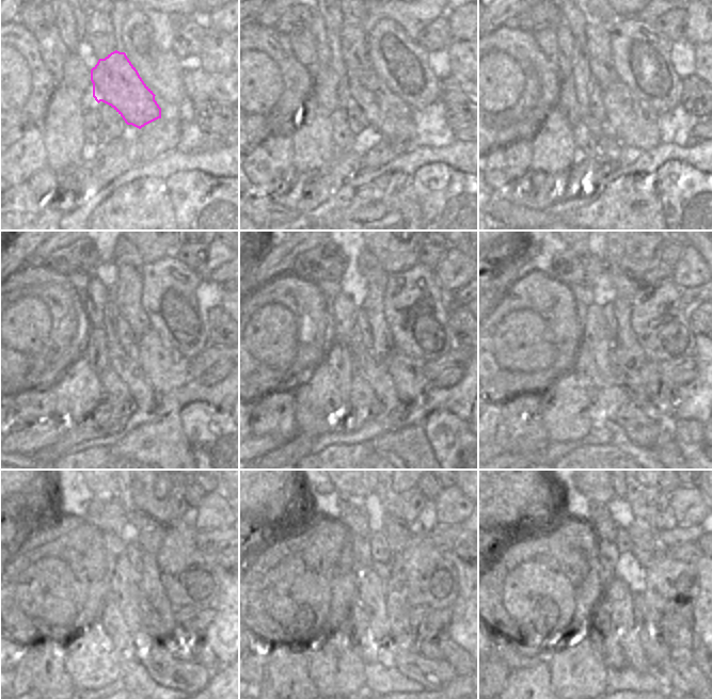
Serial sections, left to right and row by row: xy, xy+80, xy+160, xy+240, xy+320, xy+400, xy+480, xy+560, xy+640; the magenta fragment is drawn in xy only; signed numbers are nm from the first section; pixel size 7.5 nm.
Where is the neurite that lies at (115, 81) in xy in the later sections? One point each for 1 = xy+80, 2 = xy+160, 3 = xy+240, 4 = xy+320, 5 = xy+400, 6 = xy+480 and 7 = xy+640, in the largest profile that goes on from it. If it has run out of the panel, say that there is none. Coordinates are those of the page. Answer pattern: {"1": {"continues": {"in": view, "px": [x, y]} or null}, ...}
{"1": {"continues": {"in": "xy+80", "px": [392, 116]}}, "2": {"continues": {"in": "xy+160", "px": [633, 120]}}, "3": {"continues": {"in": "xy+240", "px": [165, 368]}}, "4": {"continues": {"in": "xy+320", "px": [407, 372]}}, "5": {"continues": {"in": "xy+400", "px": [659, 391]}}, "6": {"continues": {"in": "xy+480", "px": [205, 654]}}, "7": {"continues": {"in": "xy+640", "px": [695, 652]}}}

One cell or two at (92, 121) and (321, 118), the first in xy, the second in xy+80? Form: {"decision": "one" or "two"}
{"decision": "two"}

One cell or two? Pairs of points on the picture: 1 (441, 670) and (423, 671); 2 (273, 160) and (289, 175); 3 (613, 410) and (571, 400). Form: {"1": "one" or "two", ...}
{"1": "one", "2": "two", "3": "two"}

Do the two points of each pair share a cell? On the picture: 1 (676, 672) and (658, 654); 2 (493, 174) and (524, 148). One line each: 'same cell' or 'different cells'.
1: different cells
2: same cell

